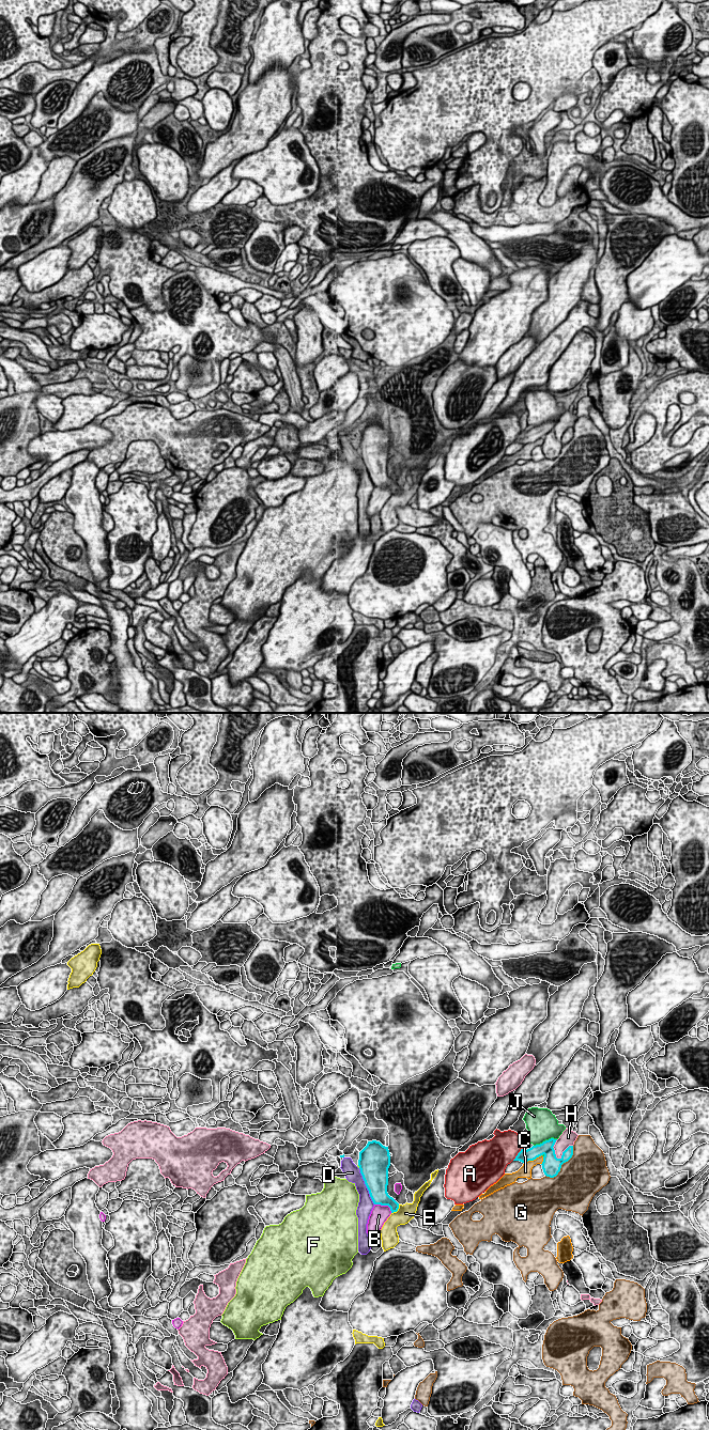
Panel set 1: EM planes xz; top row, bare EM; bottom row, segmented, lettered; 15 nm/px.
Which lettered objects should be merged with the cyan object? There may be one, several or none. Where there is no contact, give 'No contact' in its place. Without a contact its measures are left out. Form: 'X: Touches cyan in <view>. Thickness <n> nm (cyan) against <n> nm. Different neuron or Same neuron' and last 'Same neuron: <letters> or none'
A: Touches cyan in xz. Thickness 200 nm (cyan) against 460 nm. Different neuron
B: Touches cyan in xz. Thickness 280 nm (cyan) against 260 nm. Different neuron
C: Touches cyan in xz. Thickness 240 nm (cyan) against 190 nm. Different neuron
D: Touches cyan in xz. Thickness 400 nm (cyan) against 240 nm. Same neuron
E: Touches cyan in xz. Thickness 190 nm (cyan) against 240 nm. Different neuron
F: Touches cyan in xz. Thickness 480 nm (cyan) against 30 nm. Different neuron
G: Touches cyan in xz. Thickness 280 nm (cyan) against 460 nm. Different neuron
H: Touches cyan in xz. Thickness 280 nm (cyan) against 240 nm. Different neuron
J: Touches cyan in xz. Thickness 200 nm (cyan) against 460 nm. Different neuron
Same neuron: D

